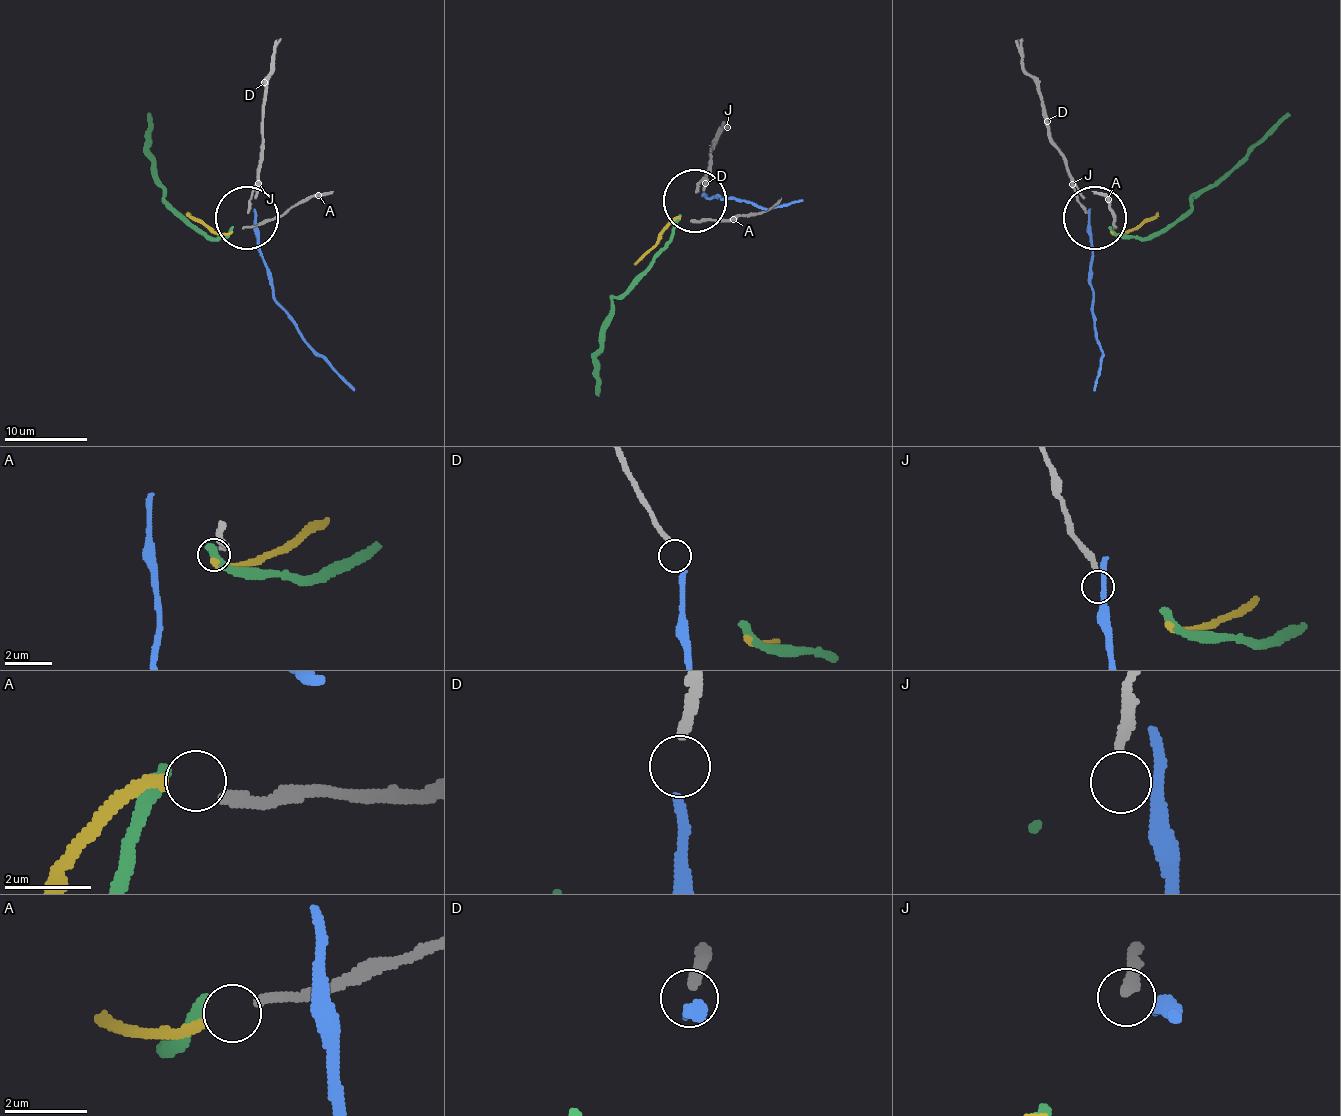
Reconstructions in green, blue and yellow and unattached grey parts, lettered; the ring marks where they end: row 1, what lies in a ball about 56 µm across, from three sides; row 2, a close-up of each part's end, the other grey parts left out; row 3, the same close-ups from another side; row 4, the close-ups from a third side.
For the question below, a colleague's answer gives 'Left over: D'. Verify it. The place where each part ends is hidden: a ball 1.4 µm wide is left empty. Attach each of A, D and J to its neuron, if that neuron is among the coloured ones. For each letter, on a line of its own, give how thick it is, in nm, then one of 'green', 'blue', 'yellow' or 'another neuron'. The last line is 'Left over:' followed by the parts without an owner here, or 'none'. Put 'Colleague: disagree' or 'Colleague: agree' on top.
Colleague: disagree
A: 280 nm thick; yellow
D: 240 nm thick; blue
J: 220 nm thick; another neuron
Left over: J

